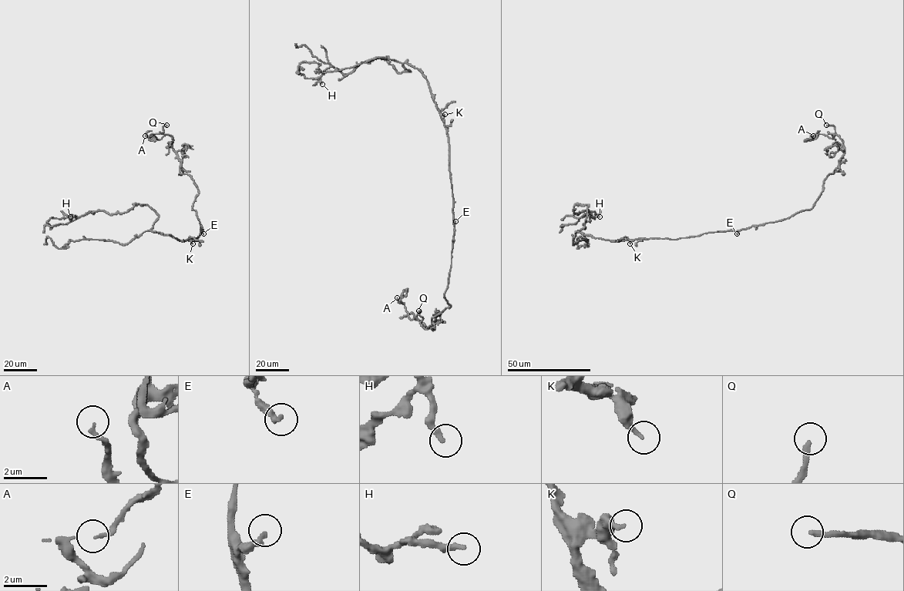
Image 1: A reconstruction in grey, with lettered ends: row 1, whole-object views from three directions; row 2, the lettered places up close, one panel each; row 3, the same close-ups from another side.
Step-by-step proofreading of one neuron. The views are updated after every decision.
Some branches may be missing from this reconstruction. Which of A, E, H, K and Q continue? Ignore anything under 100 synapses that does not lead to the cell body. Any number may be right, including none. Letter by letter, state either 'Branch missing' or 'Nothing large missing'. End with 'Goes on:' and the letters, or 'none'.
A: Nothing large missing
E: Nothing large missing
H: Nothing large missing
K: Nothing large missing
Q: Branch missing
Goes on: Q

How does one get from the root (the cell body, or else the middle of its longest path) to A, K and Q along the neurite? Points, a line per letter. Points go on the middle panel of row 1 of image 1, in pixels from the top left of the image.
A: (449, 162), (454, 228), (445, 298), (450, 307), (425, 328), (410, 319), (397, 297)
K: (449, 162), (447, 128), (441, 117), (445, 114)
Q: (449, 162), (454, 228), (445, 298), (450, 307), (434, 316), (432, 324), (427, 328), (415, 318), (418, 310)

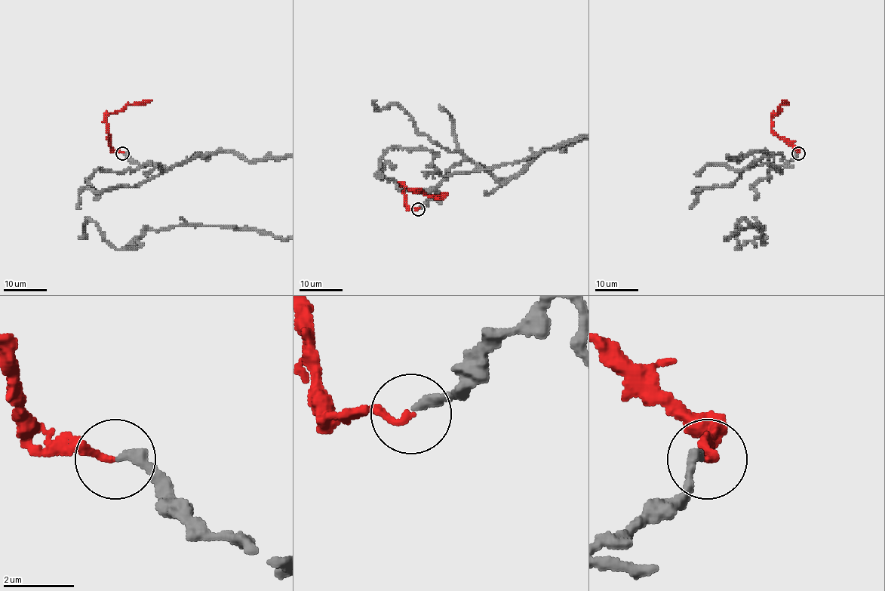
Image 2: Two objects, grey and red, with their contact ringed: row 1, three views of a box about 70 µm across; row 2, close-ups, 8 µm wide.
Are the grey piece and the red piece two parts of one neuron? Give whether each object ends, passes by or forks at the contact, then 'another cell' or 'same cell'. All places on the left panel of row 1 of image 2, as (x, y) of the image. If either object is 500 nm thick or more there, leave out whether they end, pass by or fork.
grey ends there; red ends there; same cell

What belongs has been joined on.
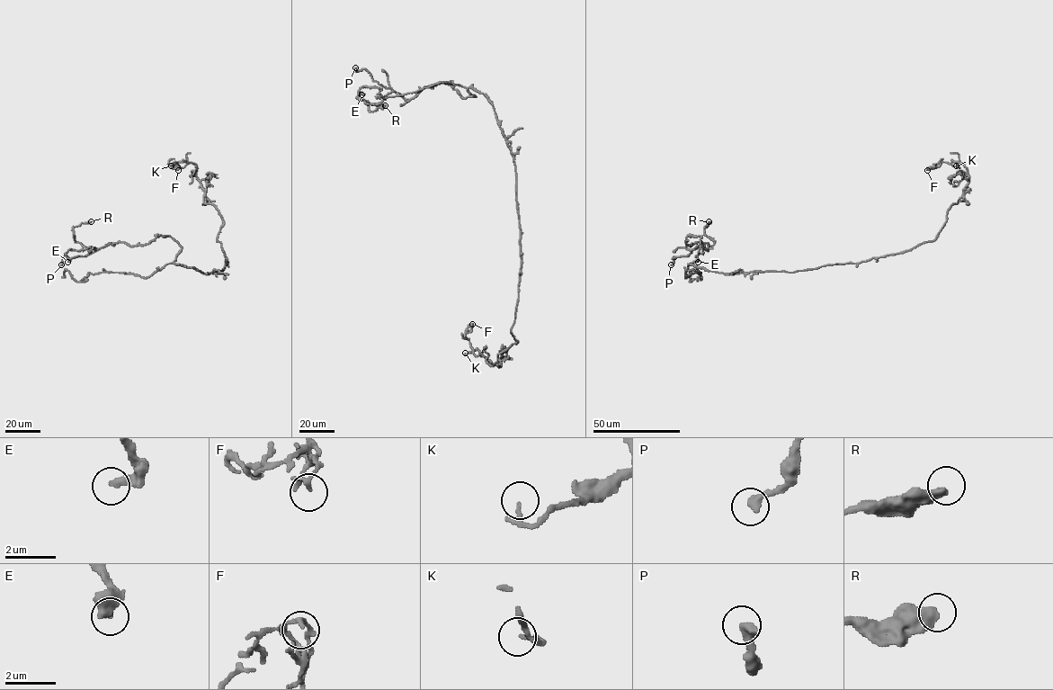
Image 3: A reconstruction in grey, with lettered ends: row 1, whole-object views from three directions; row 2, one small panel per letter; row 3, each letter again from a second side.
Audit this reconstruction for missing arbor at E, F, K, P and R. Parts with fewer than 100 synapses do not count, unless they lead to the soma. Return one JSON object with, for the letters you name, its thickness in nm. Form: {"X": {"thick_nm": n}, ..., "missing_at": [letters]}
{"missing_at": []}

